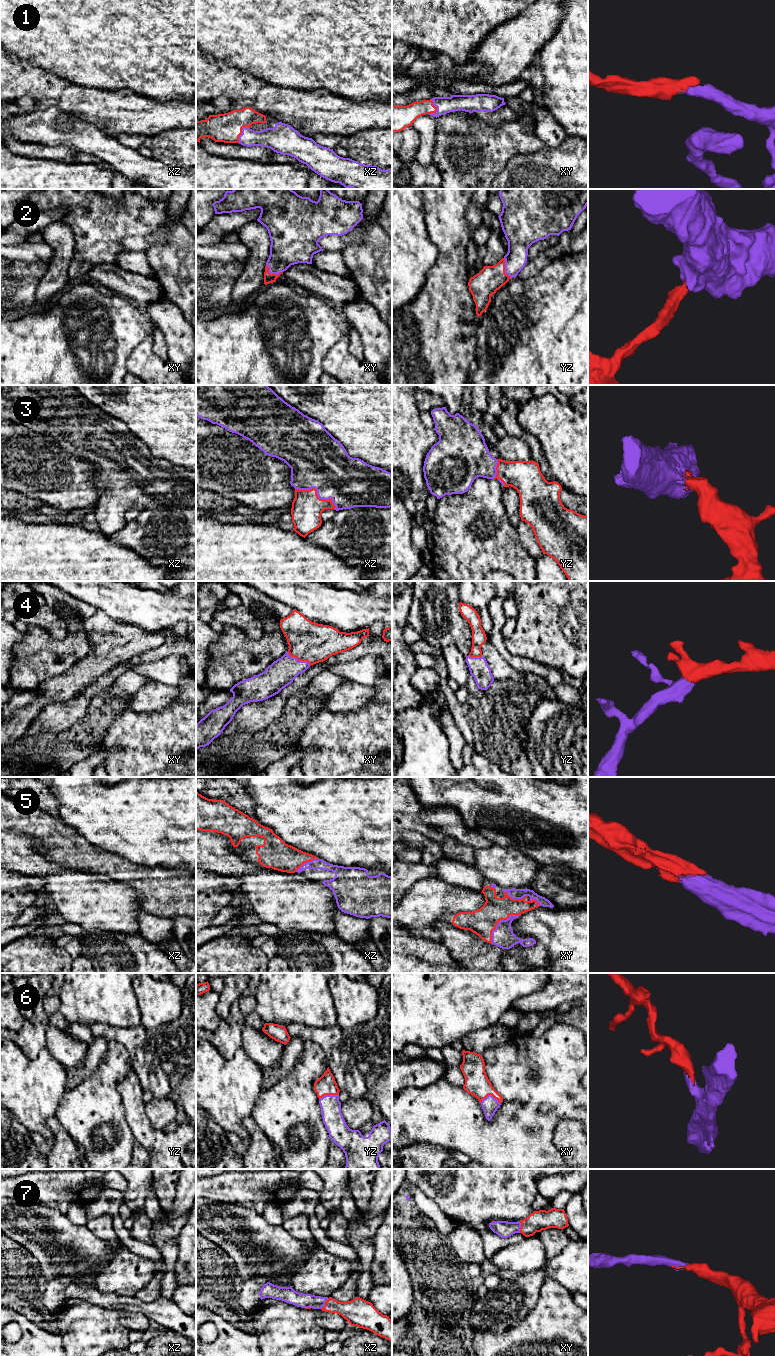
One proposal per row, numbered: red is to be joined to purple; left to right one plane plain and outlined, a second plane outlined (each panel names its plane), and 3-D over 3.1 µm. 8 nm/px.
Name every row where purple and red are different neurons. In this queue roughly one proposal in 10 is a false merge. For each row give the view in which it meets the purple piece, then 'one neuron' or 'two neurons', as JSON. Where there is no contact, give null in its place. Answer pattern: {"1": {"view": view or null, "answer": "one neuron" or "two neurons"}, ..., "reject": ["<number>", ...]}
{"1": {"view": "xz", "answer": "one neuron"}, "2": {"view": "xy", "answer": "one neuron"}, "3": {"view": "xz", "answer": "one neuron"}, "4": {"view": "xy", "answer": "one neuron"}, "5": {"view": "xy", "answer": "one neuron"}, "6": {"view": "xy", "answer": "one neuron"}, "7": {"view": "xy", "answer": "one neuron"}, "reject": []}

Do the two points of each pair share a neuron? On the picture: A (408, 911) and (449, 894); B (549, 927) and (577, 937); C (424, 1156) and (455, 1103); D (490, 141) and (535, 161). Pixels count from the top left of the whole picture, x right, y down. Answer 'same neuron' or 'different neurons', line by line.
A: same neuron
B: same neuron
C: different neurons
D: different neurons

